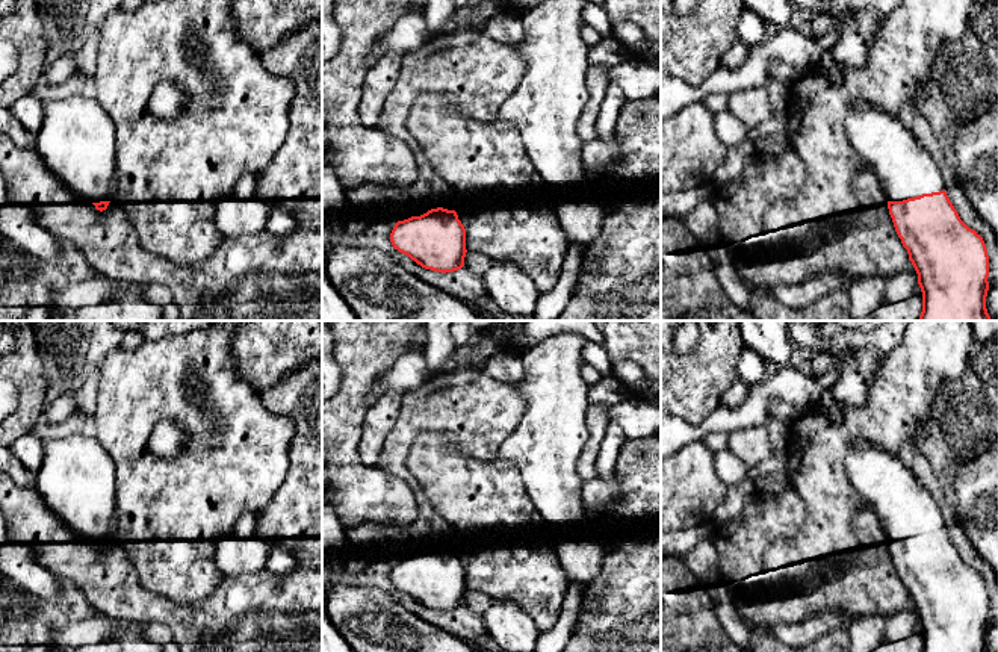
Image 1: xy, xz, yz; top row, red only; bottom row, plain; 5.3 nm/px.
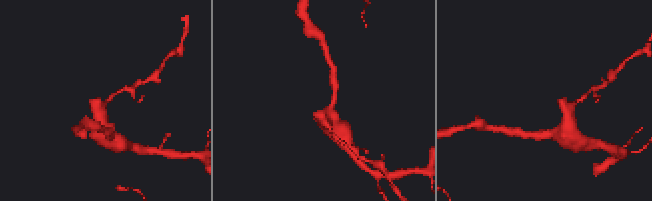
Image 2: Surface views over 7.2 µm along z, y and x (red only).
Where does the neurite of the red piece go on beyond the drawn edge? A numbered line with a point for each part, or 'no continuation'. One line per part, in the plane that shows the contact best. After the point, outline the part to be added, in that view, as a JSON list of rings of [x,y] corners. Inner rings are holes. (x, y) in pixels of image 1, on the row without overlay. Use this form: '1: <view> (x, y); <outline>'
1: yz (885, 481); [[[854,442],[845,458],[847,477],[877,514],[888,540],[945,529],[934,498],[901,455]]]

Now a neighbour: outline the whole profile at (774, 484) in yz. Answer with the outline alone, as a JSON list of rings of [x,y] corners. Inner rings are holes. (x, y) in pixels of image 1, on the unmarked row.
[[[788,472],[767,475],[762,487],[756,490],[756,493],[764,498],[779,496],[789,484],[791,484],[791,480]]]

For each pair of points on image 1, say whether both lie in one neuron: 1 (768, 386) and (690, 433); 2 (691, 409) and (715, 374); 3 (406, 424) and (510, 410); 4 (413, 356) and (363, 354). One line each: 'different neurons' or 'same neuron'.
1: same neuron
2: same neuron
3: same neuron
4: different neurons

